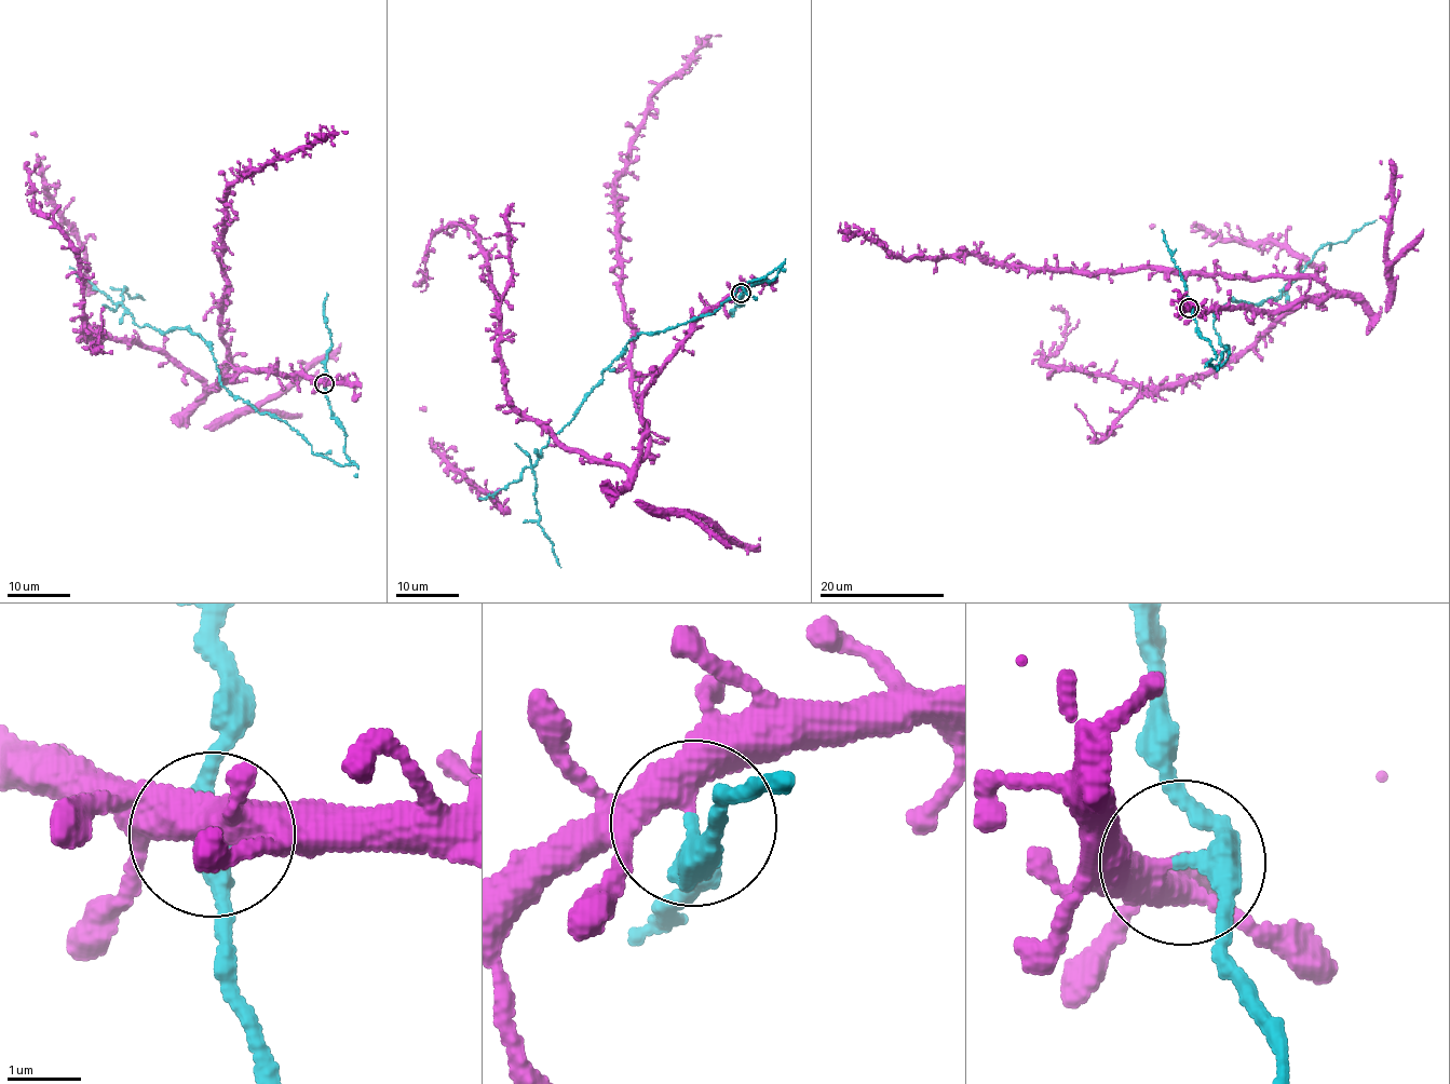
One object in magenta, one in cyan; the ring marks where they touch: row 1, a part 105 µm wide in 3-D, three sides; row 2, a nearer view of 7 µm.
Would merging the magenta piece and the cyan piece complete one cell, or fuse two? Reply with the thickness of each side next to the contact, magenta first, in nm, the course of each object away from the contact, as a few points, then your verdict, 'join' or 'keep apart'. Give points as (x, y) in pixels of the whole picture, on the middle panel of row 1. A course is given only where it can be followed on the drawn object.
calibres 440 and 320 nm; course magenta (740, 293), (704, 311), (646, 391), (640, 460), (649, 428), (632, 390), (615, 176), (652, 94), (721, 36); course cyan (740, 293), (777, 268), (712, 313), (631, 339), (543, 448), (534, 498), (560, 567); keep apart

